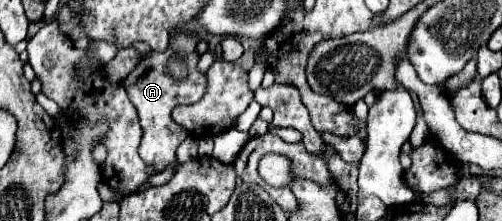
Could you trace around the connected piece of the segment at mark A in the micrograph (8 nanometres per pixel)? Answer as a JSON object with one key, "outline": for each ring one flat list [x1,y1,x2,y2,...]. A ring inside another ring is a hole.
{"outline":[[174,28,170,32,170,44,168,44,168,48,164,52,152,50,148,56,142,56,140,62,138,62,138,66,124,80,124,88,126,88,132,104,138,110,140,124,142,124,142,130,144,130,144,138,142,138,142,144,140,144,138,152,146,160,146,164,152,164,158,172,164,170,168,164,176,162,176,148,188,136,188,132,172,120,170,112,178,104,197,103,206,94,206,76,198,70,198,60,200,60,200,54,196,50,198,40,200,38,198,38,196,32],[174,54,184,56,186,64,188,64,188,70,190,70,188,78,182,80,182,82,174,82,166,74,166,64,168,64,168,60]]}

